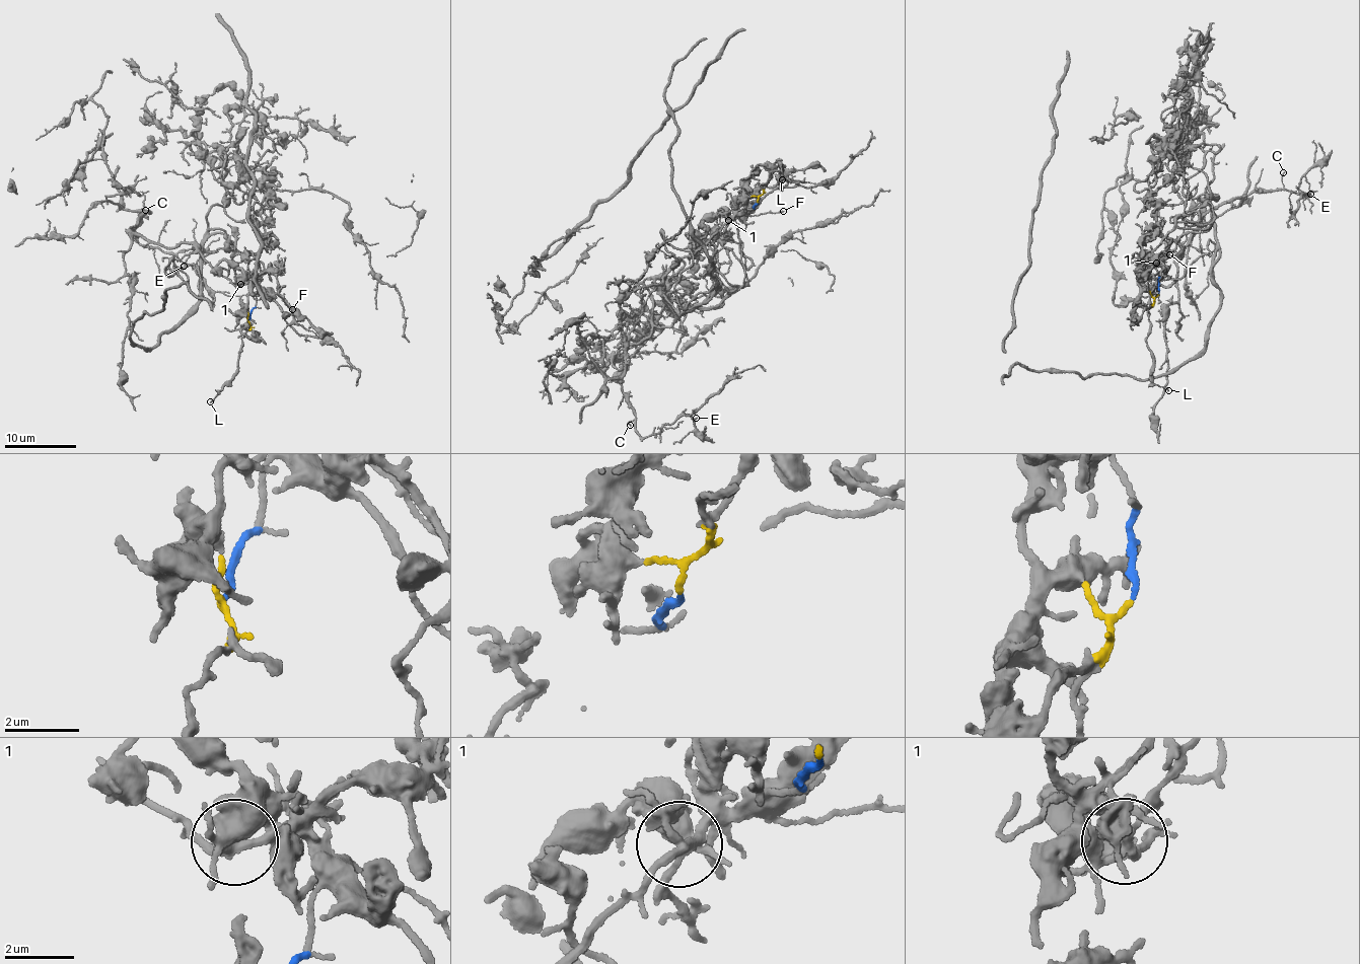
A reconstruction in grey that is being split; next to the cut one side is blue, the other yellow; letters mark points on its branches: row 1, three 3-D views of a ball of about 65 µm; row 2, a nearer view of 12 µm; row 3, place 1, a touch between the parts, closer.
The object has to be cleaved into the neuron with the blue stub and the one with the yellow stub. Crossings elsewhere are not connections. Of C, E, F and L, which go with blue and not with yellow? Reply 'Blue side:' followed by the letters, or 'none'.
Blue side: C, E, F

